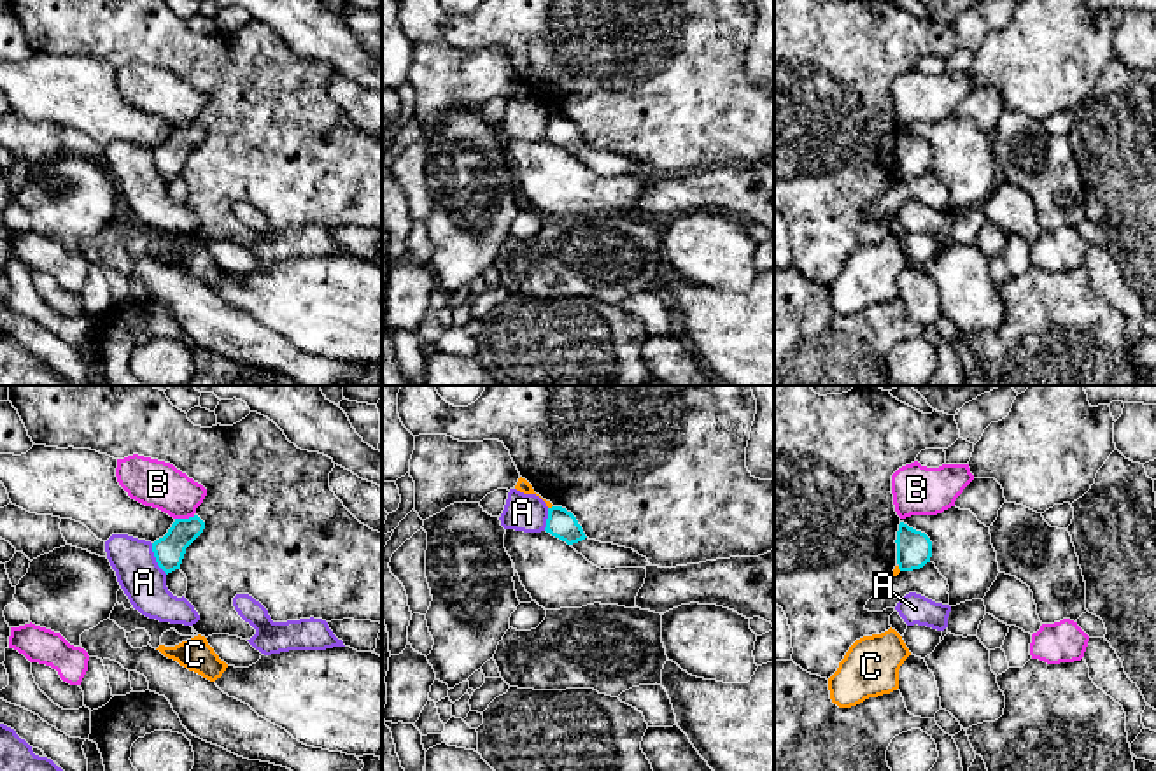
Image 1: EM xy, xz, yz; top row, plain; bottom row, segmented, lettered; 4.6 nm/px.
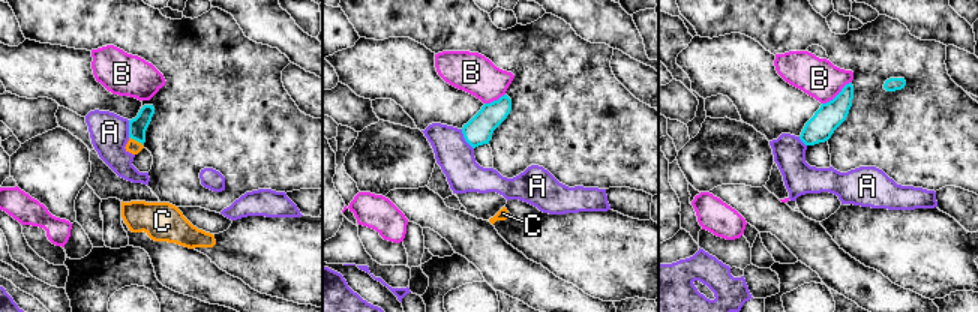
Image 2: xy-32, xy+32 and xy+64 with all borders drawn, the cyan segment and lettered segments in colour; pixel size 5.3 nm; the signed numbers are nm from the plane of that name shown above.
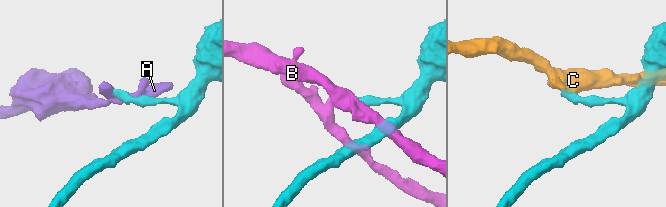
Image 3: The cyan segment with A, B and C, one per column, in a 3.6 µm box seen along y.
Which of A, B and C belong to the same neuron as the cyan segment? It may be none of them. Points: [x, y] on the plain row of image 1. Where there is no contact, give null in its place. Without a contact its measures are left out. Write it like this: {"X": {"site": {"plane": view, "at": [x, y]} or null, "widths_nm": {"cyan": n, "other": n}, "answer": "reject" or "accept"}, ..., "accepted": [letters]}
{"A": {"site": {"plane": "xy", "at": [156, 167]}, "widths_nm": {"cyan": 140, "other": 200}, "answer": "reject"}, "B": {"site": {"plane": "xy", "at": [184, 127]}, "widths_nm": {"cyan": 140, "other": 220}, "answer": "reject"}, "C": {"site": {"plane": "xz", "at": [552, 114]}, "widths_nm": {"cyan": 140, "other": 60}, "answer": "reject"}, "accepted": []}

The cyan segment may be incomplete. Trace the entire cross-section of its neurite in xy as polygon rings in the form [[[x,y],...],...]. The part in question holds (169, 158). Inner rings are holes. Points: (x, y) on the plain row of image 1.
[[[194,123],[175,126],[168,140],[152,151],[158,173],[168,182],[180,177],[186,156],[203,140],[205,130]]]

